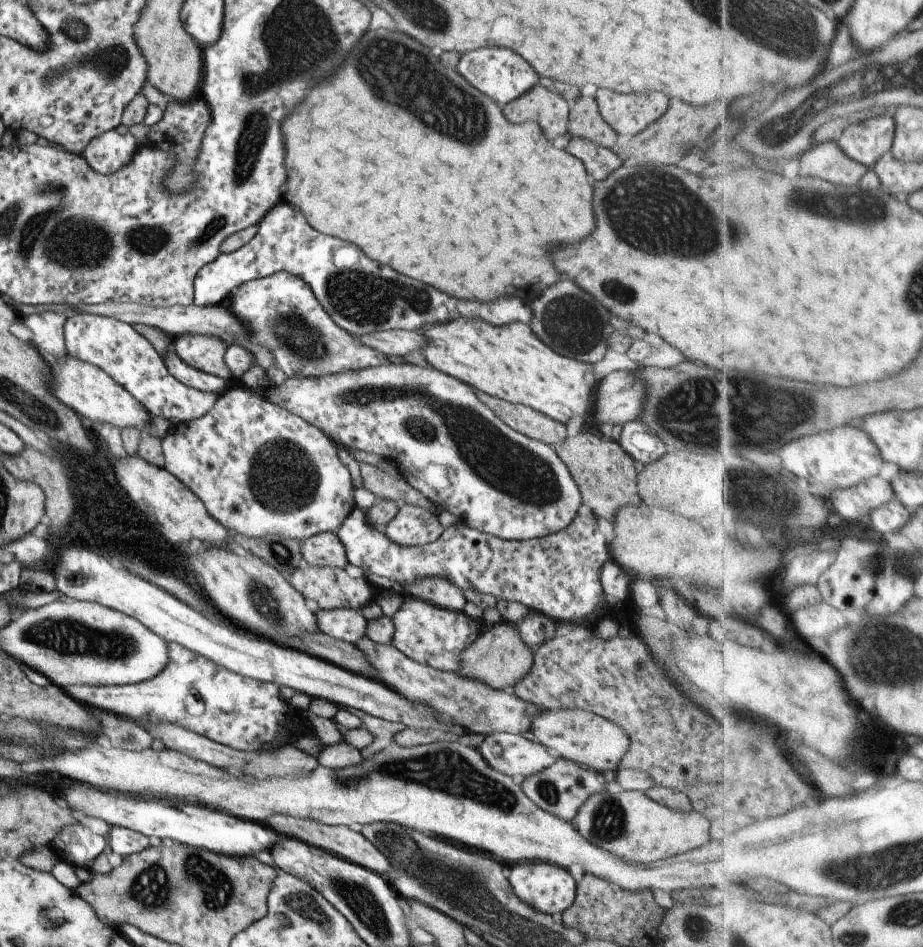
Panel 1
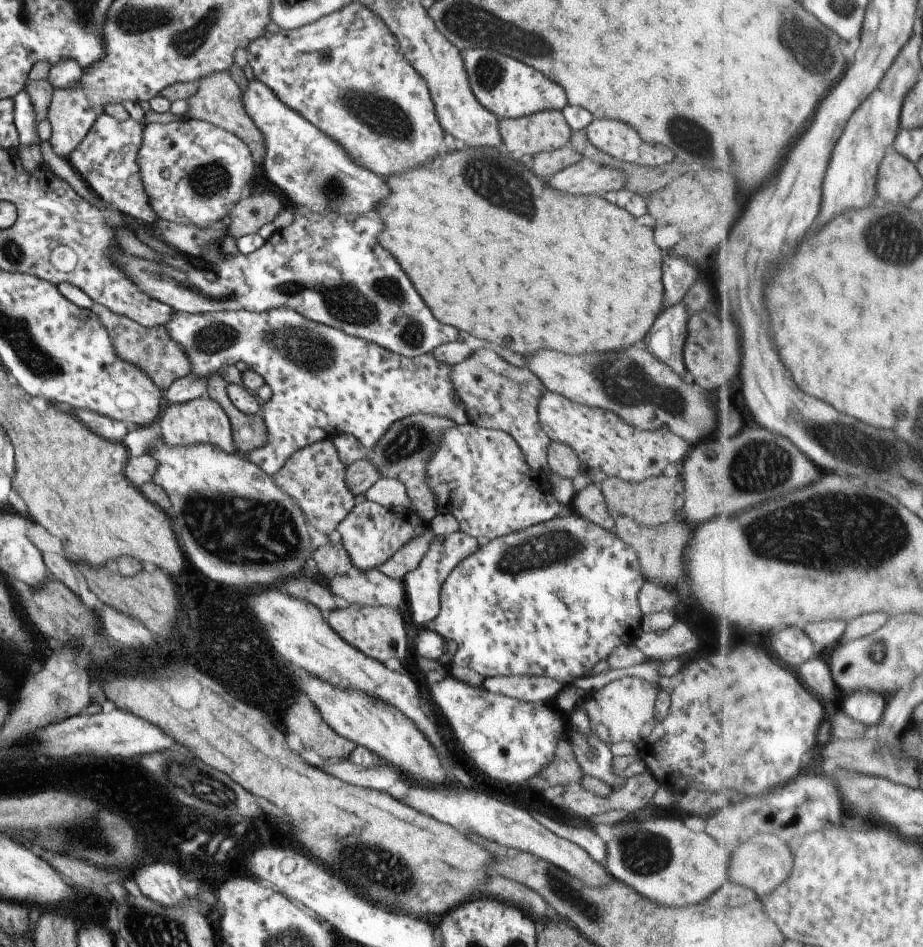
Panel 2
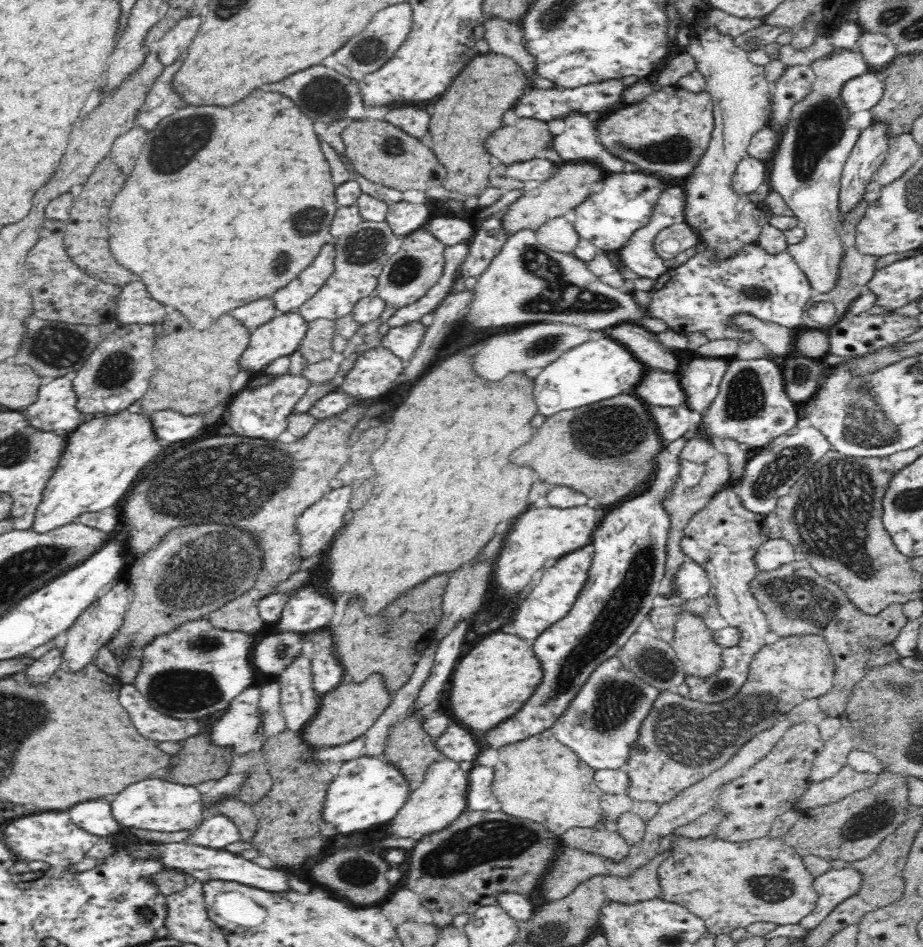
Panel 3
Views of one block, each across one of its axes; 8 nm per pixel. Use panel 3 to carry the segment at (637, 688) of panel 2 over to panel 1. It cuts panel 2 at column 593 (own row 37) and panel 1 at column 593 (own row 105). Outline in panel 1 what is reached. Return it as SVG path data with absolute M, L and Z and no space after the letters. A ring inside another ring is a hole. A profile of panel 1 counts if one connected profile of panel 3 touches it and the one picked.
M542 708L539 714L535 714L535 718L531 718L530 731L537 742L549 750L551 756L574 762L598 773L616 770L629 748L629 737L617 724L579 708Z

